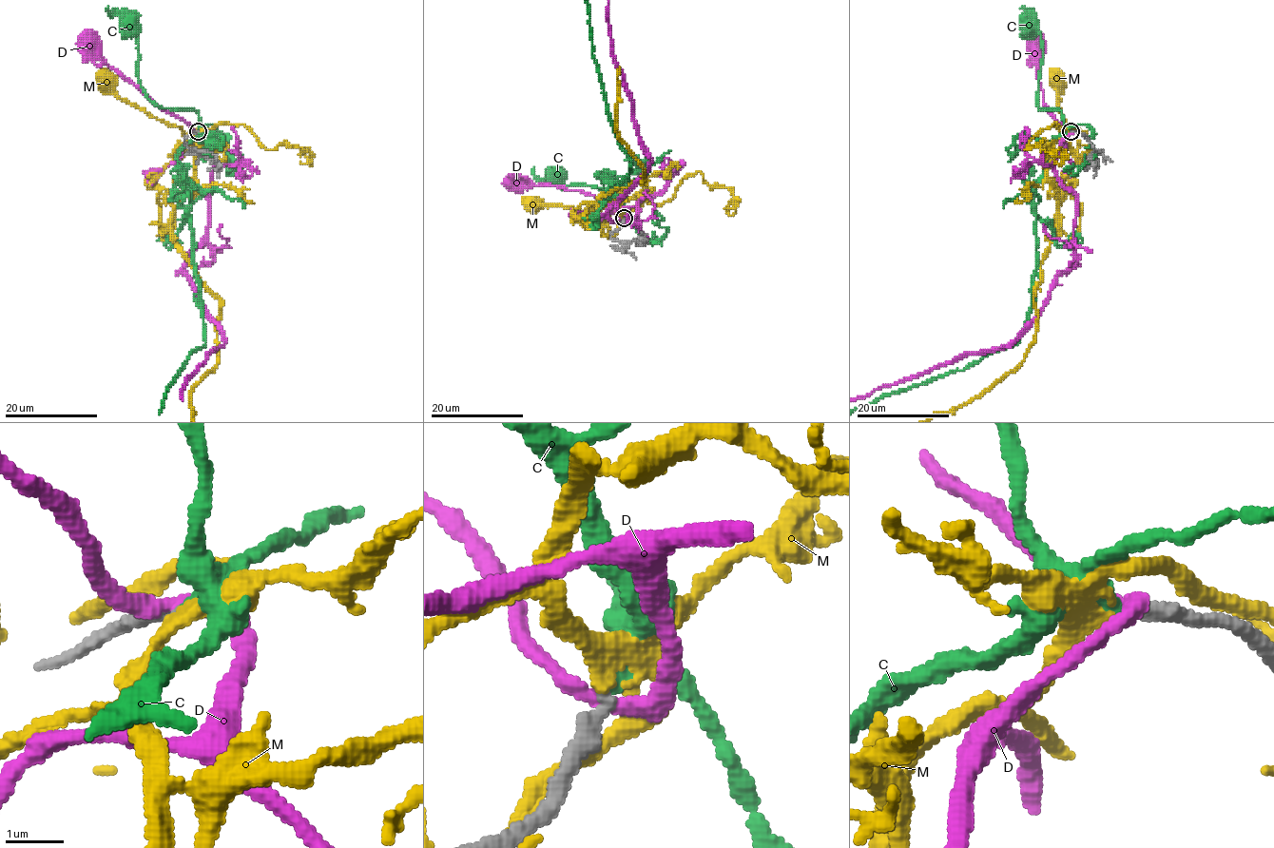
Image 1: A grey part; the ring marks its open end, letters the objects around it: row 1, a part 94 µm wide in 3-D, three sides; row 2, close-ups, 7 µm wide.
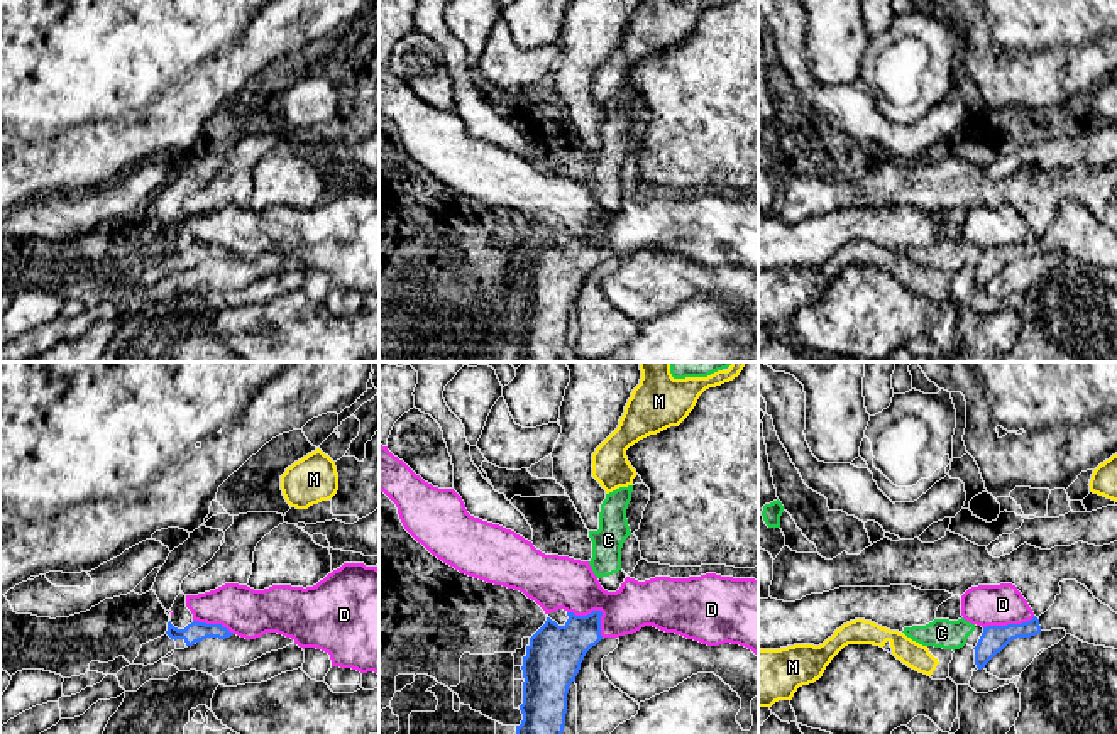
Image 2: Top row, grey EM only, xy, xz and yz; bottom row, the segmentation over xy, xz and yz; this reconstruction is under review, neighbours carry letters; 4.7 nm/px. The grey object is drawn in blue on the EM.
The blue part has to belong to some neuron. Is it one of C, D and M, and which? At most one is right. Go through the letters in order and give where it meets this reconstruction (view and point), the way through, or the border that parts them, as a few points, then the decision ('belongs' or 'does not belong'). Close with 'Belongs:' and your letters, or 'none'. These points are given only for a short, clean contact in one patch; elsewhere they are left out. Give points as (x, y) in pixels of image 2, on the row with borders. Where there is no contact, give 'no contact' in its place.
C: no contact; belongs
D: contact xz (596, 611); border xz (567, 611), (576, 614), (599, 611), (603, 636); does not belong
M: no contact; does not belong
Belongs: C

